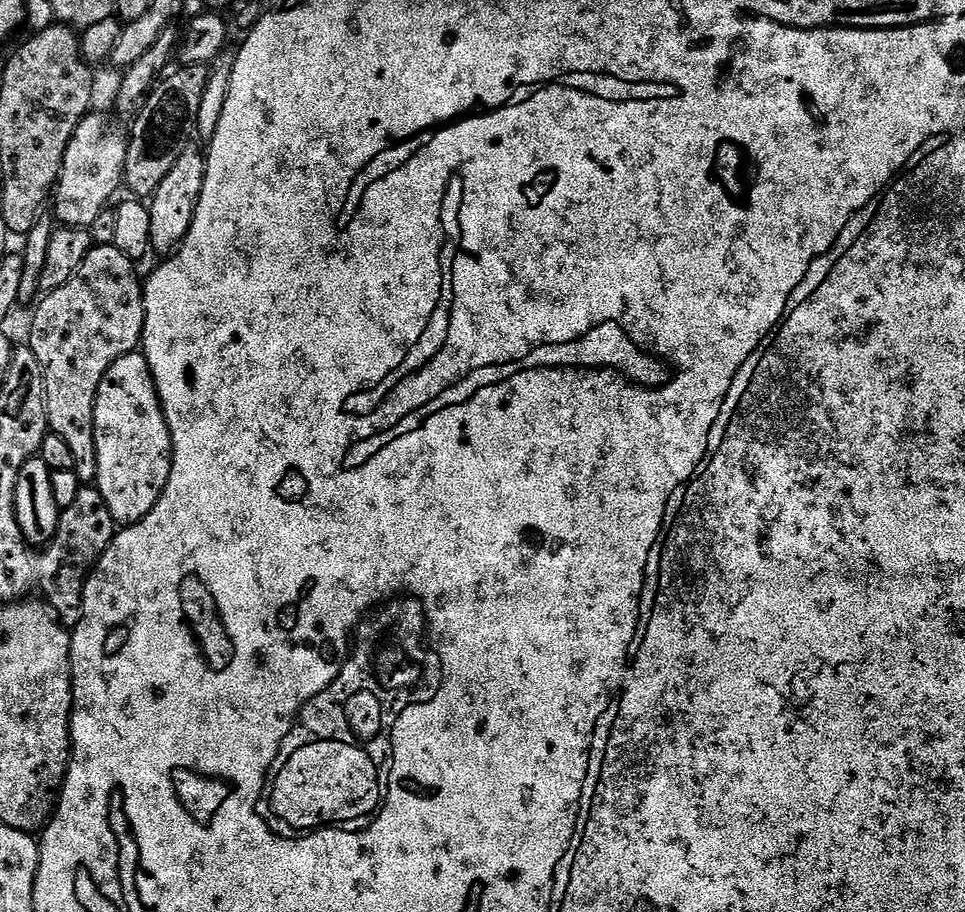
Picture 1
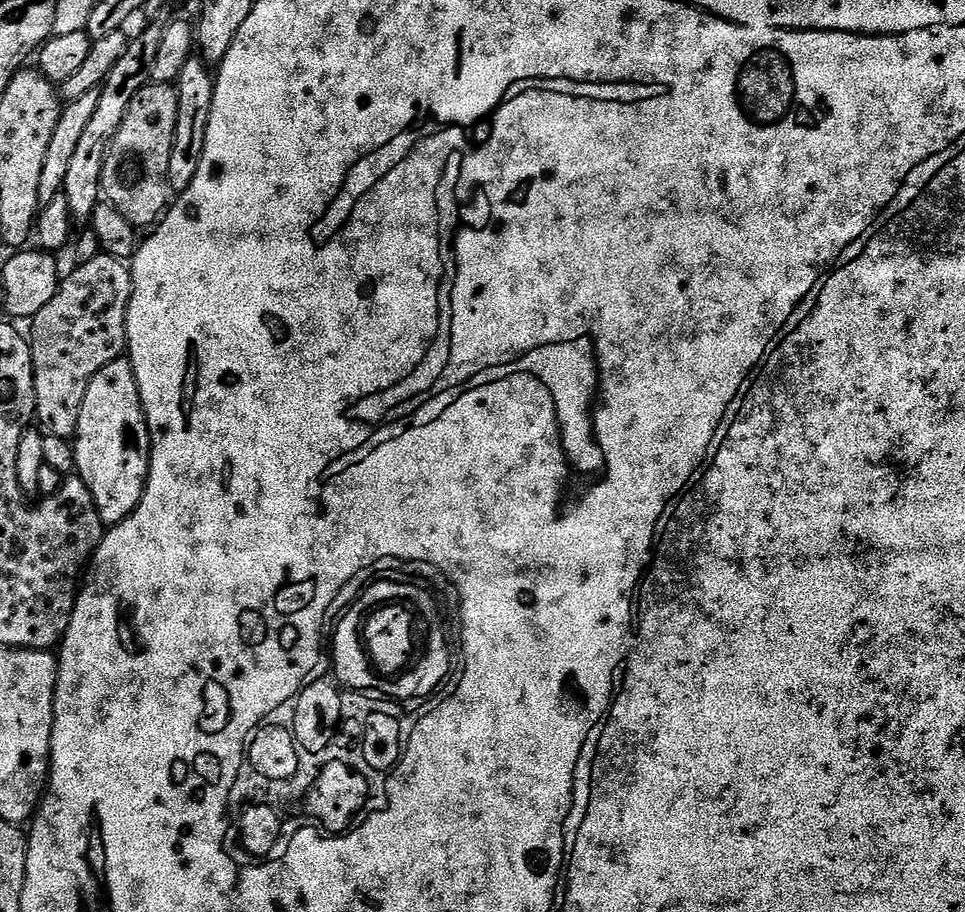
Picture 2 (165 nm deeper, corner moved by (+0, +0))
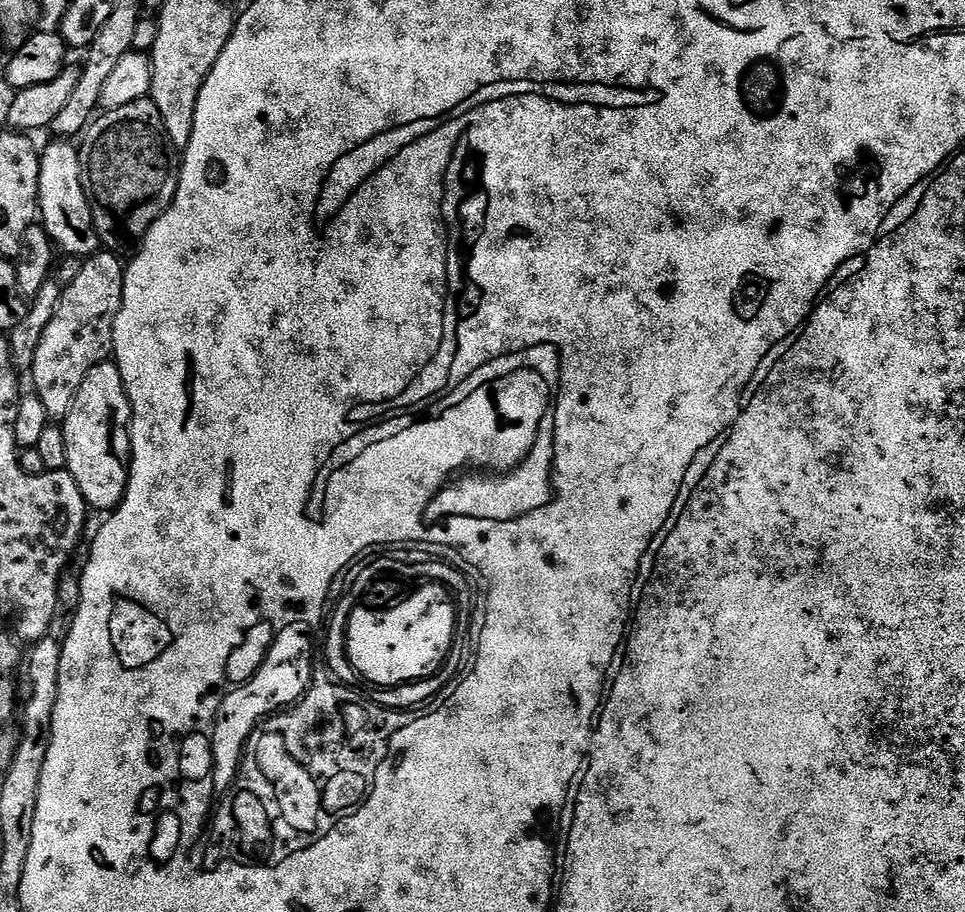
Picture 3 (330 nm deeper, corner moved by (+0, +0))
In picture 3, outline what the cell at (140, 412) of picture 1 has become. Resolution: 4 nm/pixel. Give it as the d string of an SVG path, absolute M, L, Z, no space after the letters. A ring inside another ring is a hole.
M106 359L82 382L78 394L74 398L74 406L70 406L70 414L62 422L64 437L66 438L67 471L82 490L84 501L89 509L96 508L103 514L111 513L124 501L124 491L128 485L128 465L132 463L132 407L126 394L126 386L122 382L122 374L118 366L111 359Z

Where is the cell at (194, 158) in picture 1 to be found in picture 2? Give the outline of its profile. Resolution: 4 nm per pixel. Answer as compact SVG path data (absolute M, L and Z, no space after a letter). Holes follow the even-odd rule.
M193 58L182 66L182 74L174 81L174 87L178 94L178 126L174 130L168 182L171 191L179 194L187 190L190 182L194 182L194 174L198 174L198 162L202 162L202 150L206 146L206 126L210 122L216 85L209 65L203 59Z

